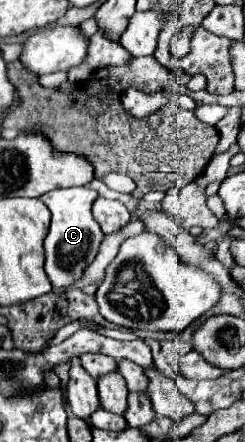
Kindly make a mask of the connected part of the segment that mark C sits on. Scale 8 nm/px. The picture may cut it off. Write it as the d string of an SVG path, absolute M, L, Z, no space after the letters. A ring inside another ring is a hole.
M69 187L69 189L53 189L39 197L51 211L51 225L45 237L45 273L51 279L53 287L69 287L73 285L95 259L99 245L103 241L103 233L99 223L91 215L91 205L97 199L97 191L89 187Z

